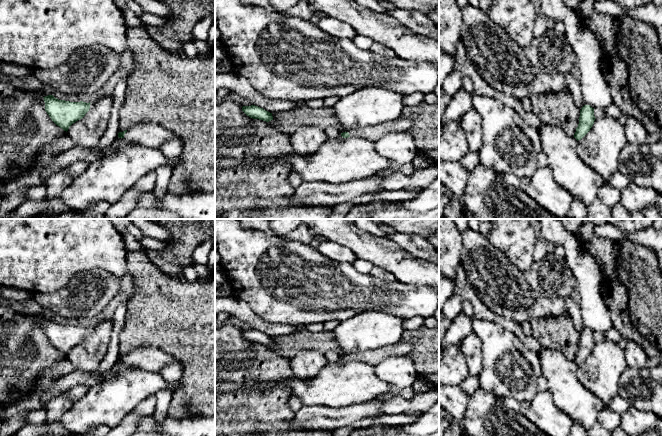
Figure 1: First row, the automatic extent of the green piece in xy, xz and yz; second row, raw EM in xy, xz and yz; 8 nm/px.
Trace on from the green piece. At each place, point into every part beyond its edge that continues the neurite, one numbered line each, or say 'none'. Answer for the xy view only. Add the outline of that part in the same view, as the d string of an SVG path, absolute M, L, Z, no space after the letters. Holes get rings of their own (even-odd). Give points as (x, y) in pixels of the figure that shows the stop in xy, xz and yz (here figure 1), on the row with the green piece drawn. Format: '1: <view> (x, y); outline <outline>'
1: xy (151, 135); outline M137 123L131 126L124 135L124 139L137 142L144 146L159 149L168 139L177 137L168 129L152 123Z

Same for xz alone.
1: xz (373, 133); outline M402 114L396 120L384 122L376 126L367 126L348 131L352 137L364 138L370 141L378 141L386 134L396 131L407 131L412 125L412 117Z

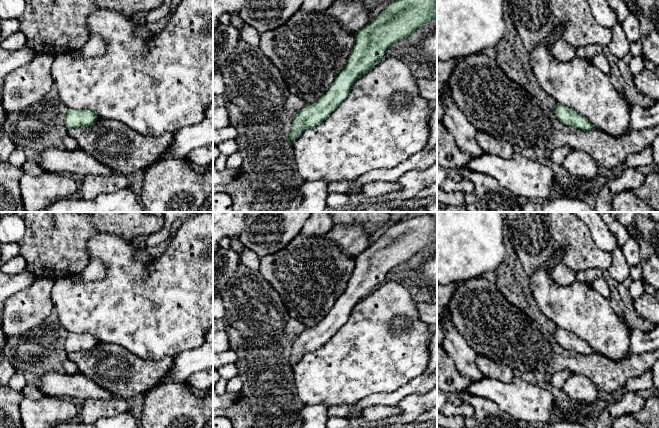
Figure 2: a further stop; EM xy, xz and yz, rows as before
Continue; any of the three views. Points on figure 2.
none

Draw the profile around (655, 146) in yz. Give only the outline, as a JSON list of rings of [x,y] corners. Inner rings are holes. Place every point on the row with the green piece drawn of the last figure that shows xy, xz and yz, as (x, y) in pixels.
[[[659,136],[655,138],[652,149],[654,163],[659,167]]]

